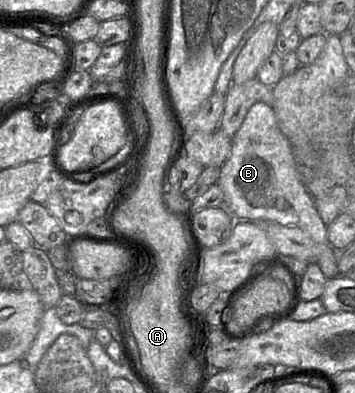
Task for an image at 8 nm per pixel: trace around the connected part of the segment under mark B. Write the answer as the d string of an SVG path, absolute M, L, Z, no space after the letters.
M257 102L248 110L232 137L230 156L221 166L217 183L223 191L225 207L236 220L275 221L301 228L316 243L316 263L326 278L339 275L339 251L328 243L327 225L302 182L290 143L281 132L271 106Z

